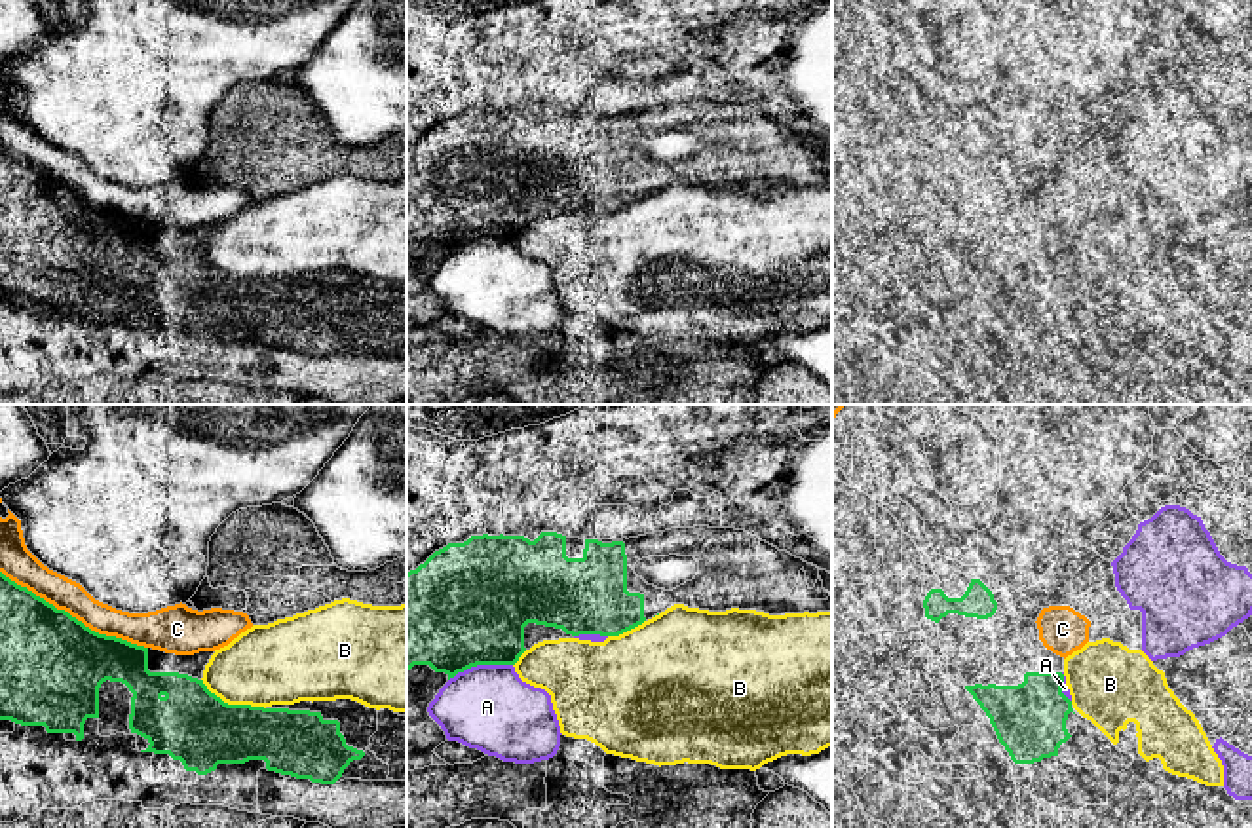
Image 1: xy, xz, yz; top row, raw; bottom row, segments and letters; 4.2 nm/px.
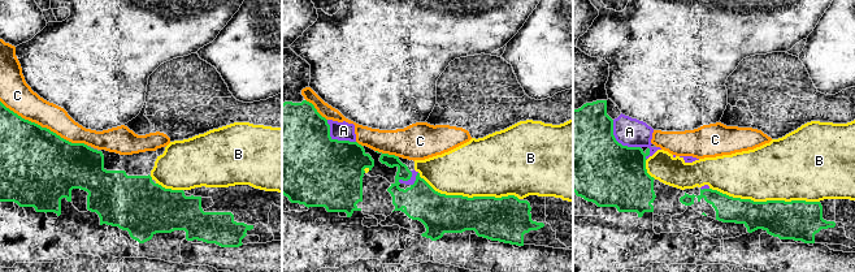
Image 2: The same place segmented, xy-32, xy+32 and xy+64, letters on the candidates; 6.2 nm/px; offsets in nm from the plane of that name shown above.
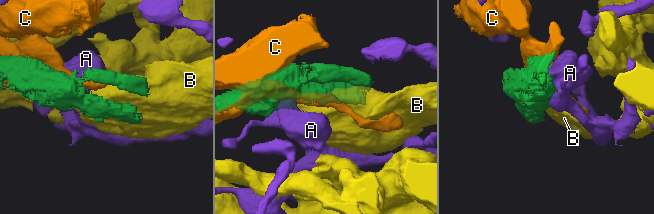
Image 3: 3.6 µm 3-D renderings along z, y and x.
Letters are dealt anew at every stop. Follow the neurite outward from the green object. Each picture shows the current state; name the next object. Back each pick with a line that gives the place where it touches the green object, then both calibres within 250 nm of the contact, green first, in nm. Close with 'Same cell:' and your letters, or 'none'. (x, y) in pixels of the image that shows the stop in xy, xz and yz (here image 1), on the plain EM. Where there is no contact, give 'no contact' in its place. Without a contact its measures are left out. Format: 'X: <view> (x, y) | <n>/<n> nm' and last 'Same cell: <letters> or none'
Same cell: none

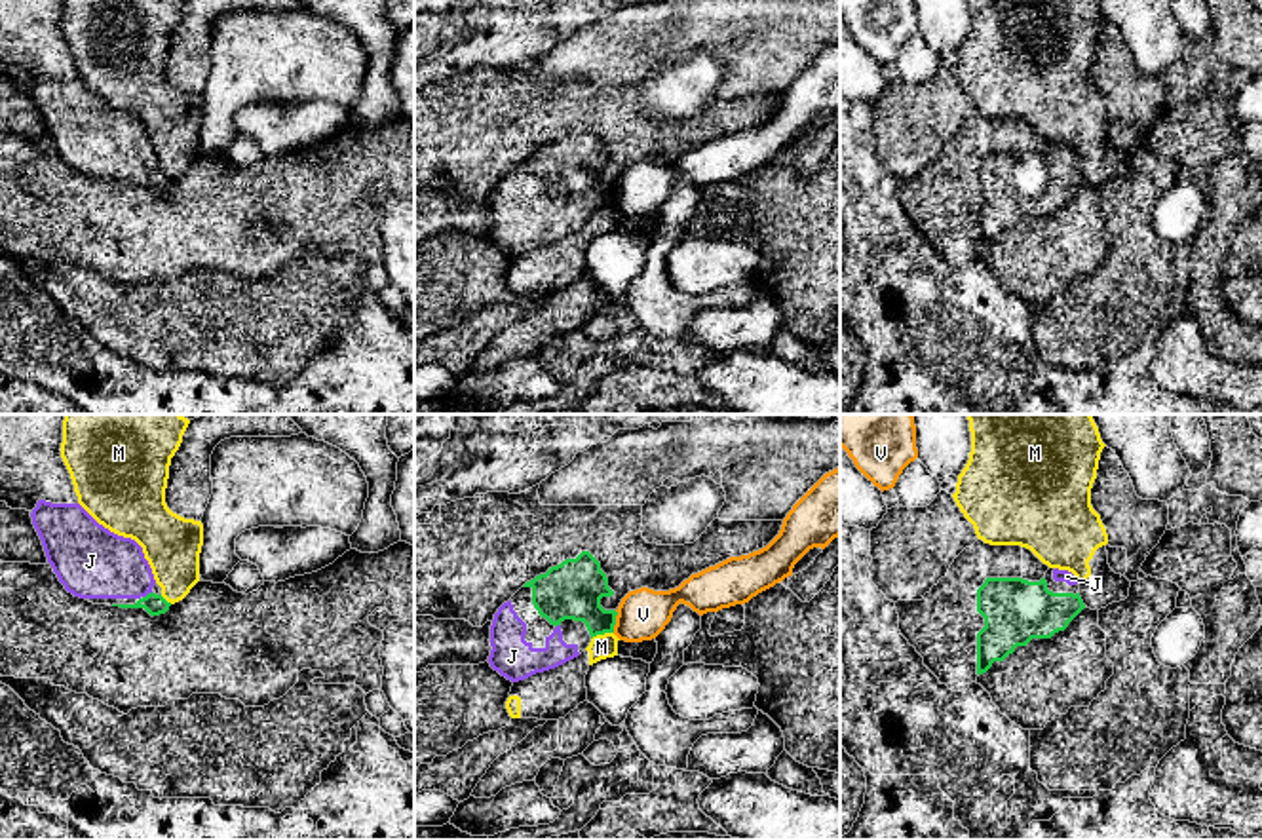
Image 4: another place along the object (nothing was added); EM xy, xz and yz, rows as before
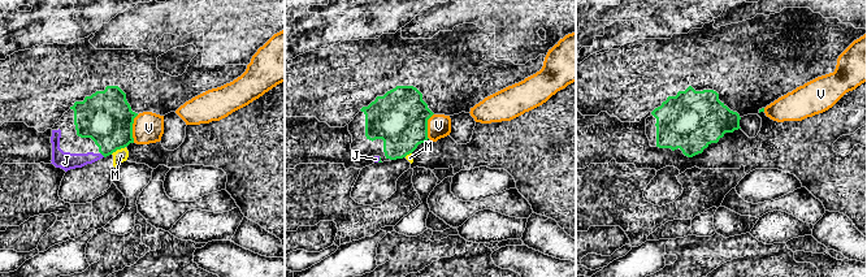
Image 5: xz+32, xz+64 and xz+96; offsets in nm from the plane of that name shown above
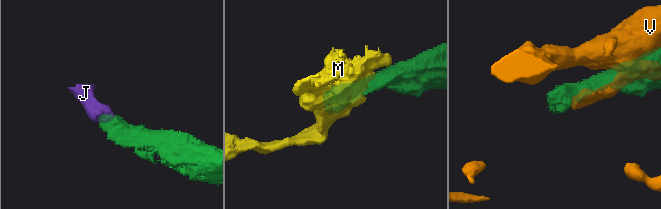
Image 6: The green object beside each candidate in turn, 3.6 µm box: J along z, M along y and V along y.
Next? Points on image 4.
J: xy (149, 168) | 90/280 nm
Same cell: J

